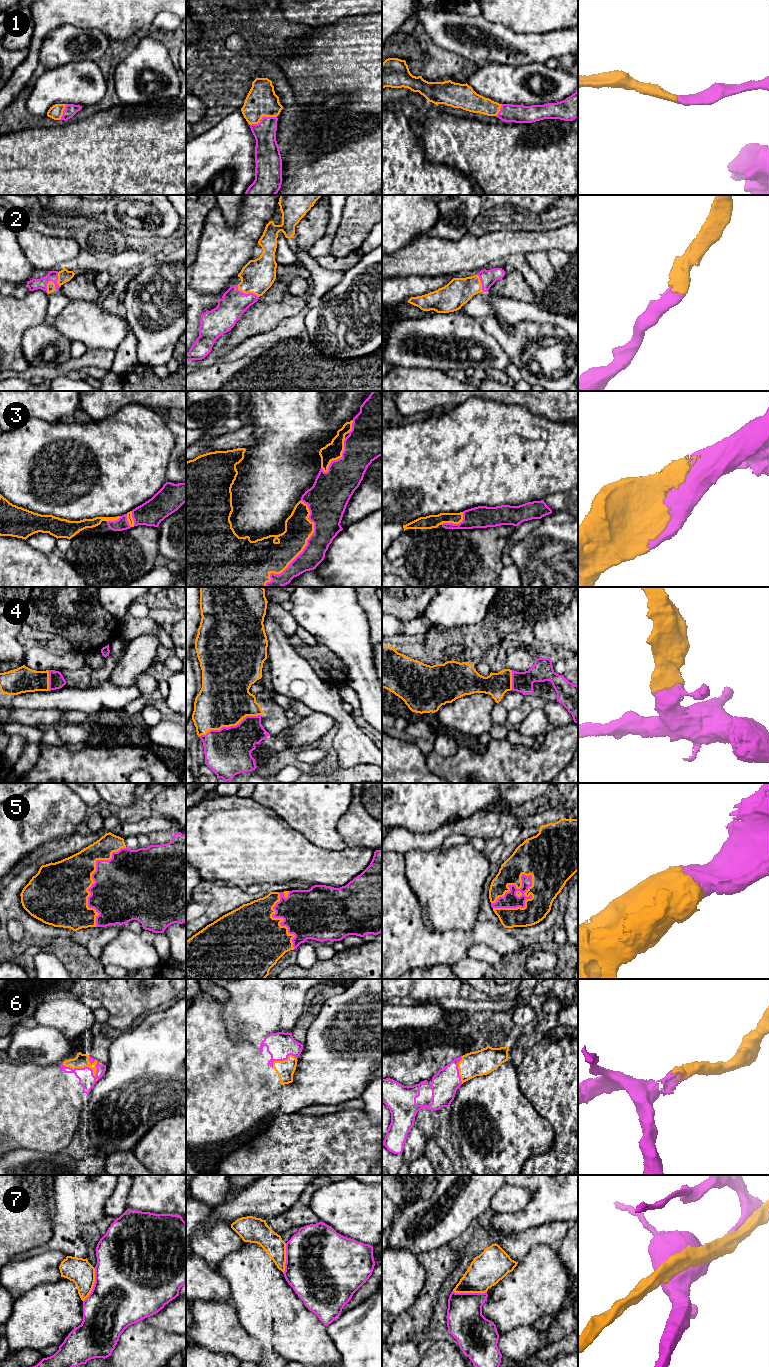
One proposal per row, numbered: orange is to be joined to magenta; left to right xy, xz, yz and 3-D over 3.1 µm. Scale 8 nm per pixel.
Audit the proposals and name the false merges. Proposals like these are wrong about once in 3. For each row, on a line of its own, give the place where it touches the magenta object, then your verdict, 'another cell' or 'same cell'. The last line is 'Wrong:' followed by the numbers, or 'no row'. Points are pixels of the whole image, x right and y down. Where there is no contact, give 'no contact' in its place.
1: xz (262, 118) | same cell
2: xz (246, 294) | same cell
3: xz (304, 548) | same cell
4: xz (230, 726) | same cell
5: yz (524, 906) | same cell
6: xy (88, 1067) | same cell
7: yz (469, 1293) | another cell
Wrong: 7

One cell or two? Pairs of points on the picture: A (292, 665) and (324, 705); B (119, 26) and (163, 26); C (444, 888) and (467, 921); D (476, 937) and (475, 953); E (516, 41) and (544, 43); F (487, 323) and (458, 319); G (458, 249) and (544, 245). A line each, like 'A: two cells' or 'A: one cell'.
A: one cell
B: two cells
C: one cell
D: two cells
E: one cell
F: two cells
G: one cell

